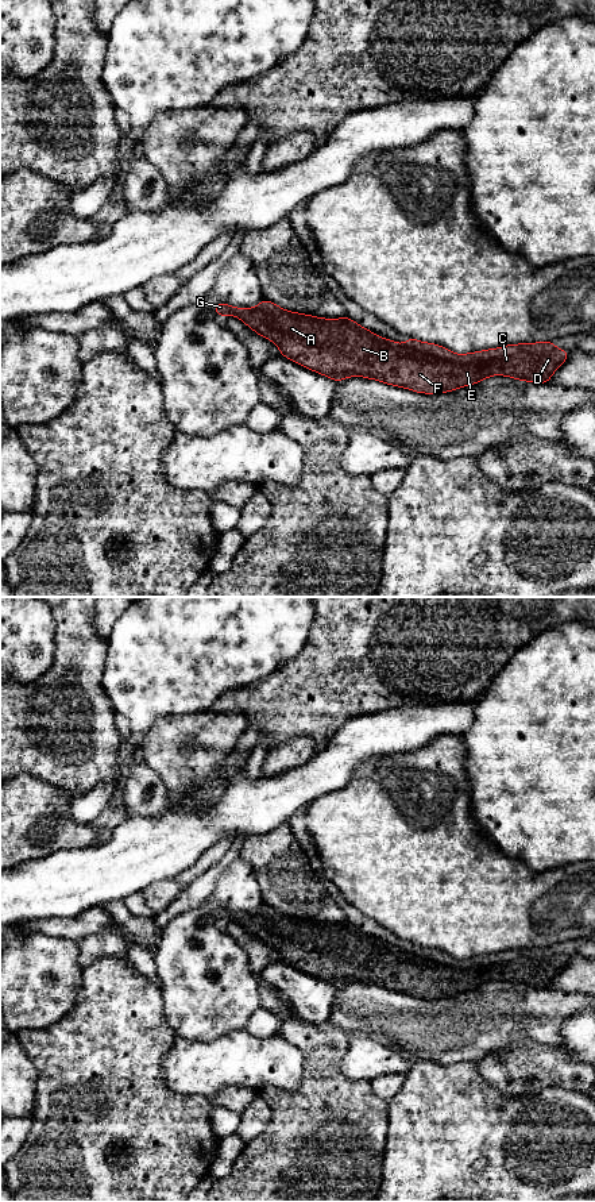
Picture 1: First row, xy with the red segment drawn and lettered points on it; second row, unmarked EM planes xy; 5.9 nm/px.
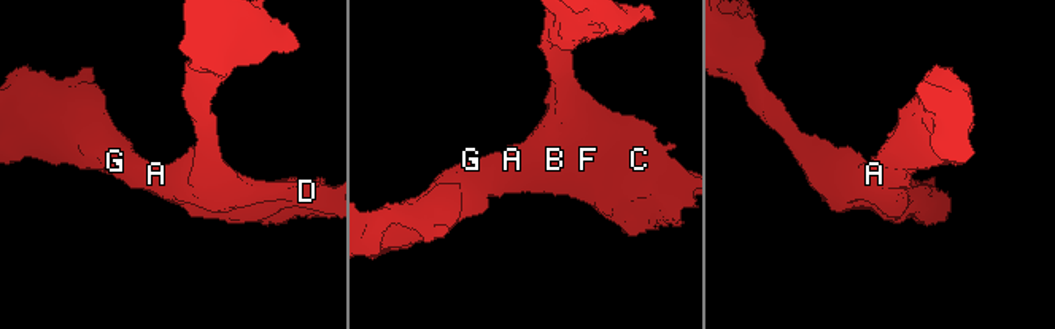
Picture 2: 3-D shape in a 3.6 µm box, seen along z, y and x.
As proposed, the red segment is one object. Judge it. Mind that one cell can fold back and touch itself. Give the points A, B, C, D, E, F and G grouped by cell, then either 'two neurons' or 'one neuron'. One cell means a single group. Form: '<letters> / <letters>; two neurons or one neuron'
A B C D E F G; one neuron

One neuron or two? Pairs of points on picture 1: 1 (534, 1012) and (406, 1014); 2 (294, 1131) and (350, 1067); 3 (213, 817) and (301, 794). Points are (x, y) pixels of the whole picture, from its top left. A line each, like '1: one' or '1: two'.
1: one
2: two
3: one

